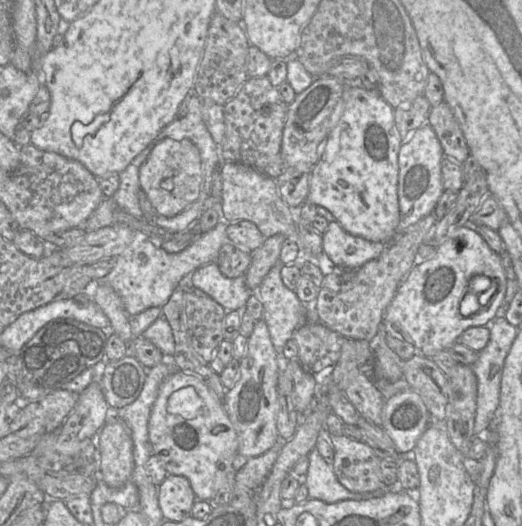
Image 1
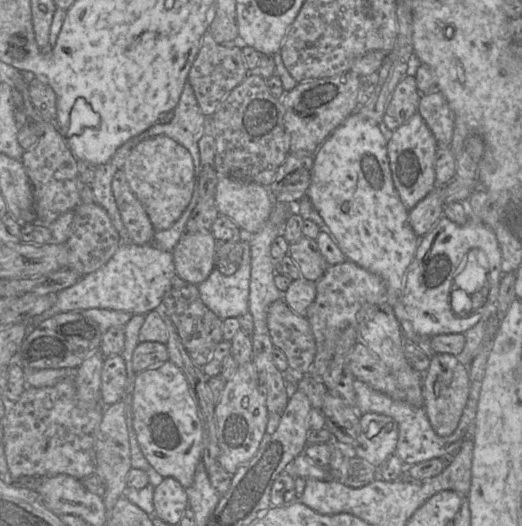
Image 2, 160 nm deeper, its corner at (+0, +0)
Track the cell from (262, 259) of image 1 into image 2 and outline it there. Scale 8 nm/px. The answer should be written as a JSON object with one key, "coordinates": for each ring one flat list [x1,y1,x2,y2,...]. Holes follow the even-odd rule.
{"coordinates":[[352,112,314,153,312,178,306,196,347,260,385,280,388,289,386,303,393,307,402,292,404,278,414,260,420,237,411,228,409,210,395,189,387,155,387,138,379,124,369,122,358,112]]}

